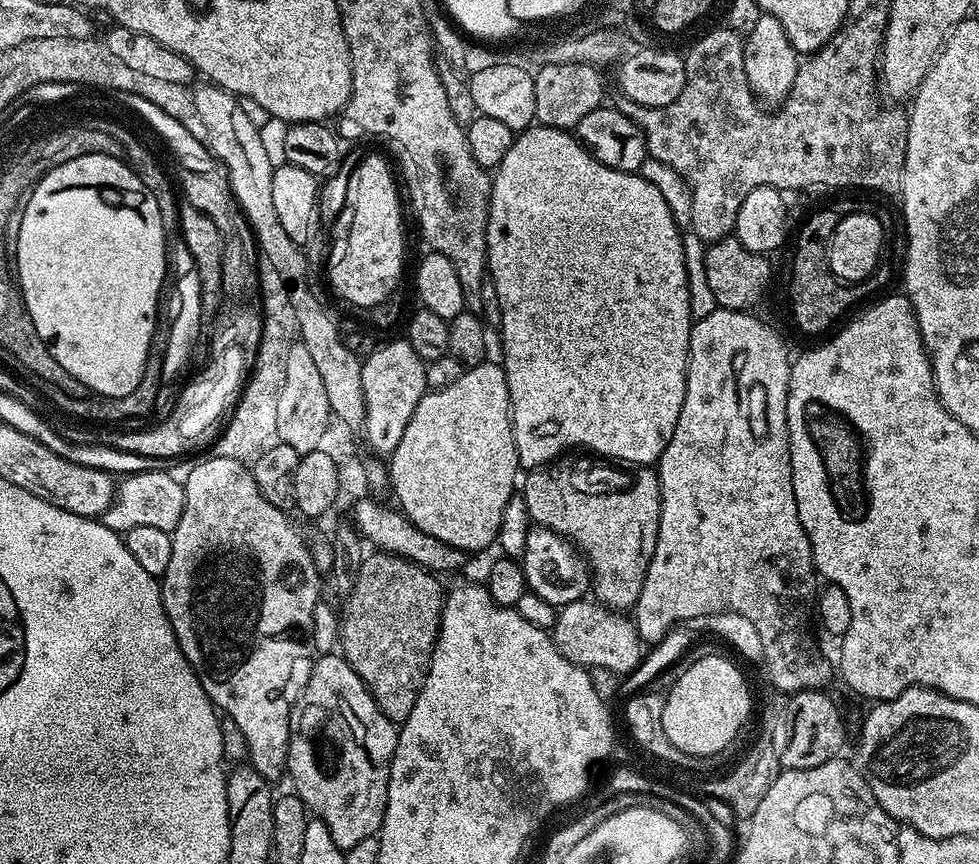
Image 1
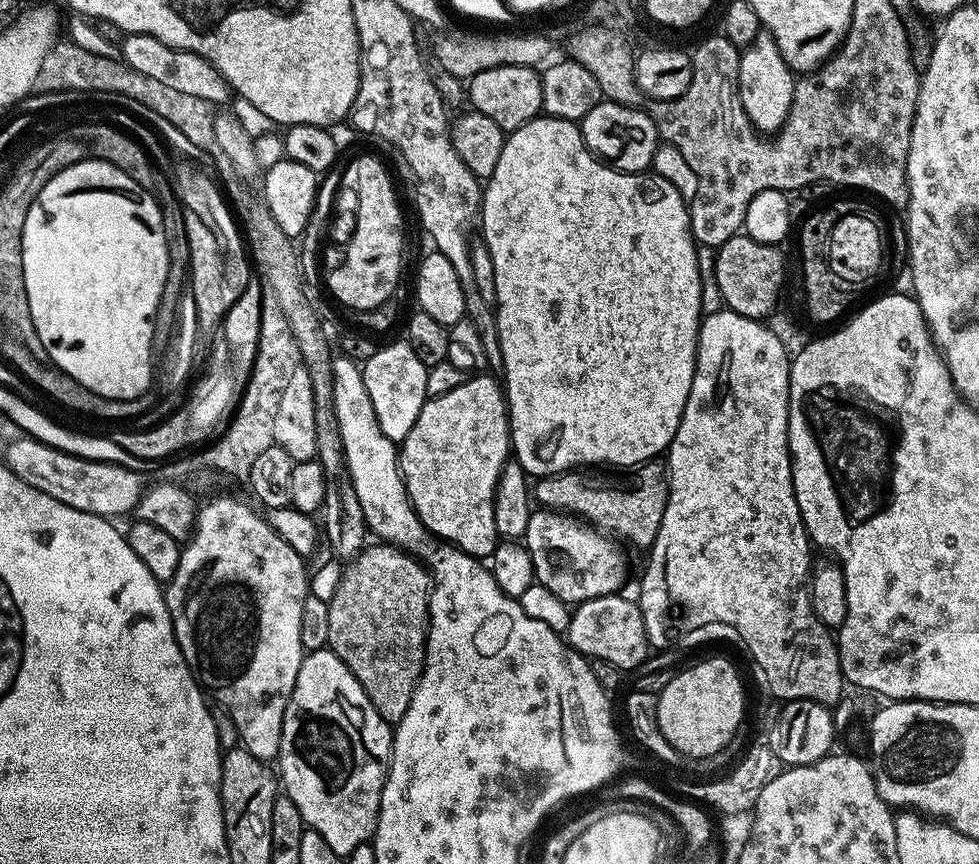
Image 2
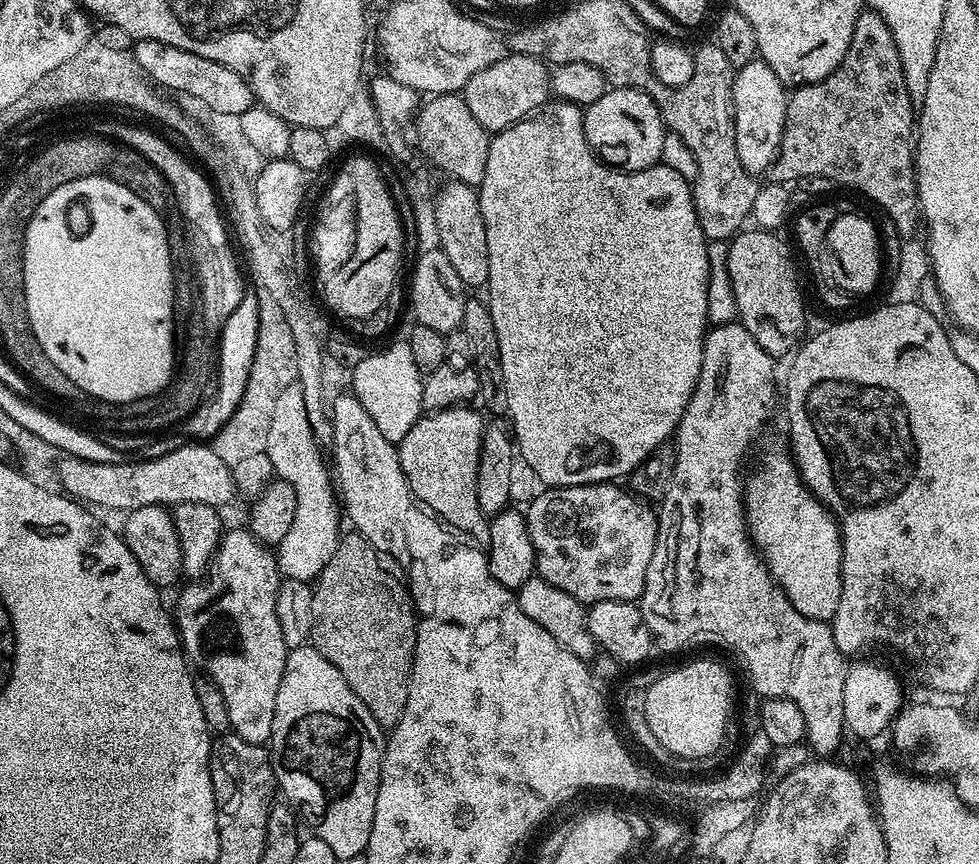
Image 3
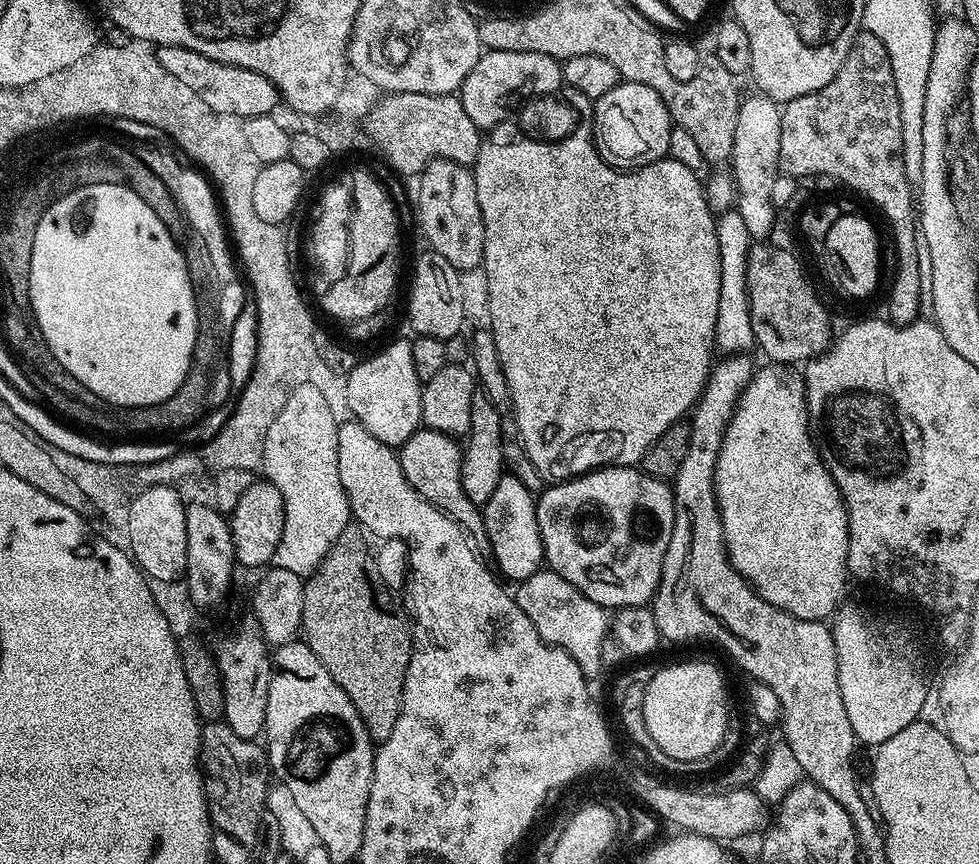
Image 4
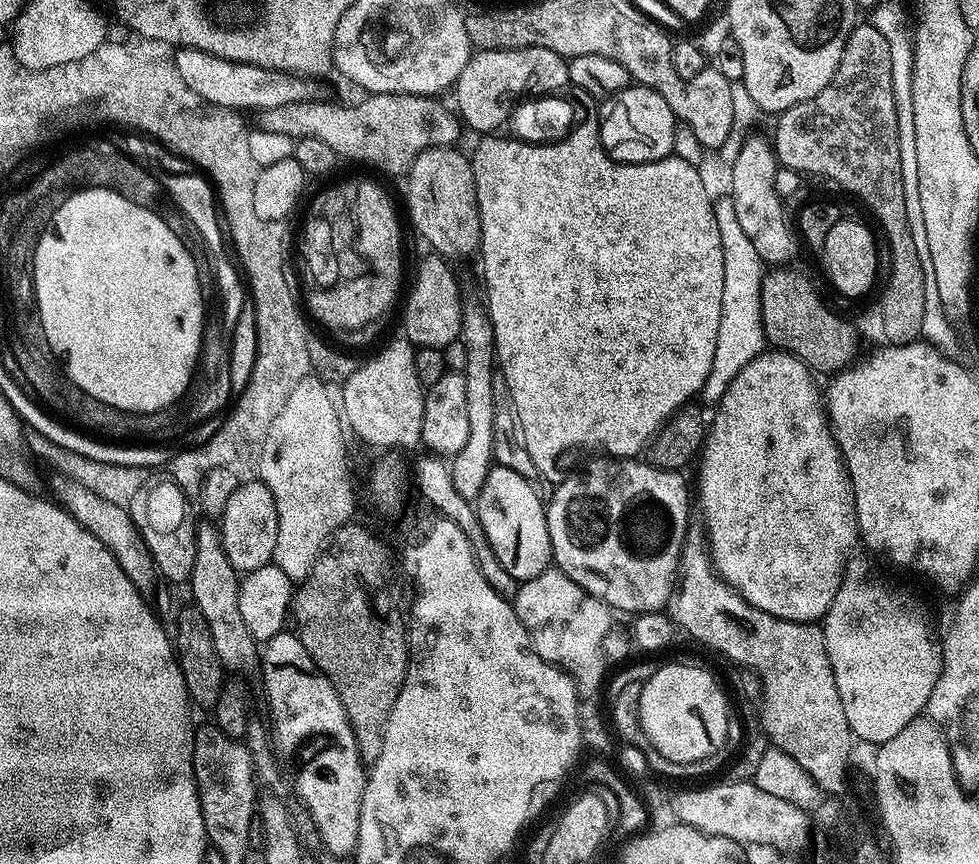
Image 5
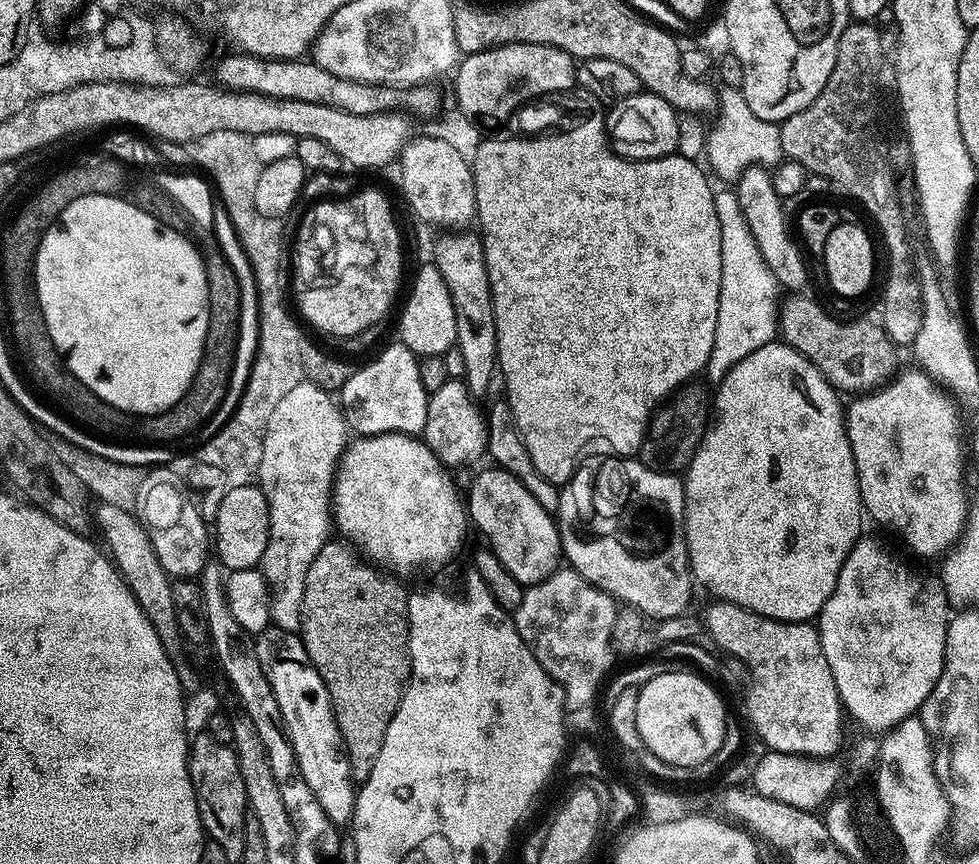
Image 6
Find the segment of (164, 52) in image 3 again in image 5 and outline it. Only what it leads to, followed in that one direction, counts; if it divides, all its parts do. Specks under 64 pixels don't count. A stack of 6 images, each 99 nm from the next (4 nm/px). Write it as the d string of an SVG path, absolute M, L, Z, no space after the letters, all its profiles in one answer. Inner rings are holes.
M177 47L174 55L178 74L182 74L182 82L186 82L188 91L193 97L200 99L201 96L208 106L216 110L256 108L264 111L274 106L286 106L290 102L314 100L318 96L317 81L307 76L298 76L294 72L279 72L276 68L234 62L197 48Z

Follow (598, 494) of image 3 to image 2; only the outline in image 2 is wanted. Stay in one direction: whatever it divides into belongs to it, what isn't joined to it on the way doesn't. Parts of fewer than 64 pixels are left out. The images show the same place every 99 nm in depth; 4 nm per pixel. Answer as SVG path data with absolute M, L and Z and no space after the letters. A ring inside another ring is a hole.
M544 506L532 513L530 551L535 583L546 586L550 594L569 606L619 593L628 572L619 546L598 529L591 528L586 521L556 511L560 510Z

